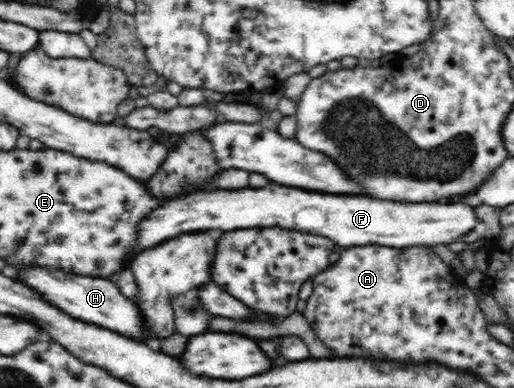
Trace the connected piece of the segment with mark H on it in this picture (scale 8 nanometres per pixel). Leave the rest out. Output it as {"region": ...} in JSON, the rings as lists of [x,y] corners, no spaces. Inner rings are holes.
{"region":[[[22,267],[18,269],[16,280],[42,294],[48,302],[59,307],[64,313],[71,315],[74,319],[85,321],[112,329],[131,340],[141,342],[148,346],[160,347],[160,340],[144,338],[144,324],[142,314],[138,311],[136,303],[122,295],[116,283],[102,277],[86,277],[74,273],[64,273],[60,269],[46,267]]]}

